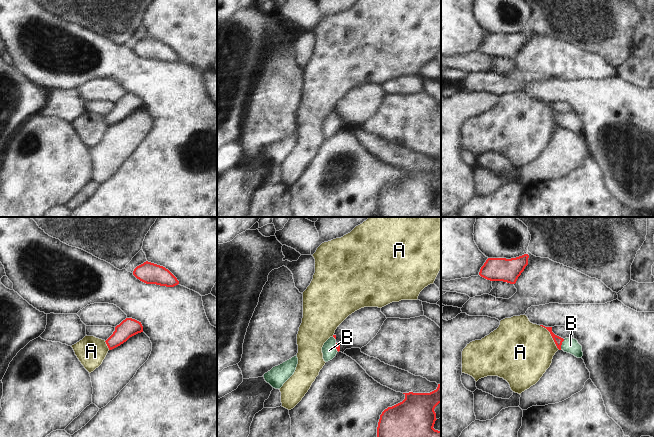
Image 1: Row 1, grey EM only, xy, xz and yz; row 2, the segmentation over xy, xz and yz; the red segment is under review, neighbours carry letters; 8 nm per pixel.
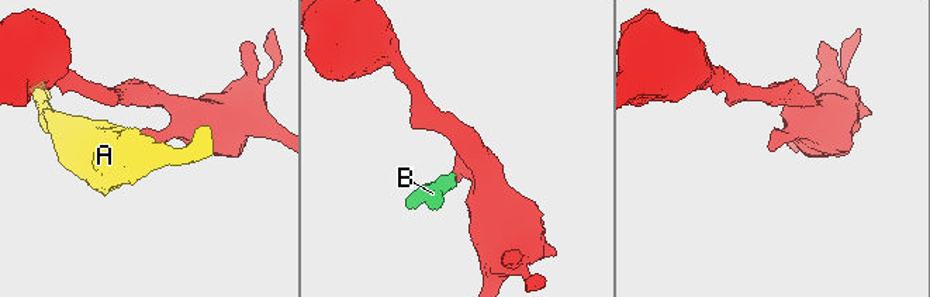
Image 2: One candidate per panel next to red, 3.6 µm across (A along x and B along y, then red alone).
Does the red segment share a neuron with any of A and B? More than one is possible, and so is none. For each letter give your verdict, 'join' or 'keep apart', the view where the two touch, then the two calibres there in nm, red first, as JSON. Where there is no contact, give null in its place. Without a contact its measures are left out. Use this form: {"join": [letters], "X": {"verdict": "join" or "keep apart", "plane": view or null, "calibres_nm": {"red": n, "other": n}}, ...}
{"join": ["B"], "A": {"verdict": "keep apart", "plane": "yz", "calibres_nm": {"red": 70, "other": 460}}, "B": {"verdict": "join", "plane": "yz", "calibres_nm": {"red": 70, "other": 130}}}

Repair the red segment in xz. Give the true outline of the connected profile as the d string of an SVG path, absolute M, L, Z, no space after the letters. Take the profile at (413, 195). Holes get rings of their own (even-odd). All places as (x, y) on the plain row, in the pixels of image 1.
M441 160L430 169L403 169L405 175L385 185L377 203L378 217L441 217L441 207L435 206L435 183L441 179Z

